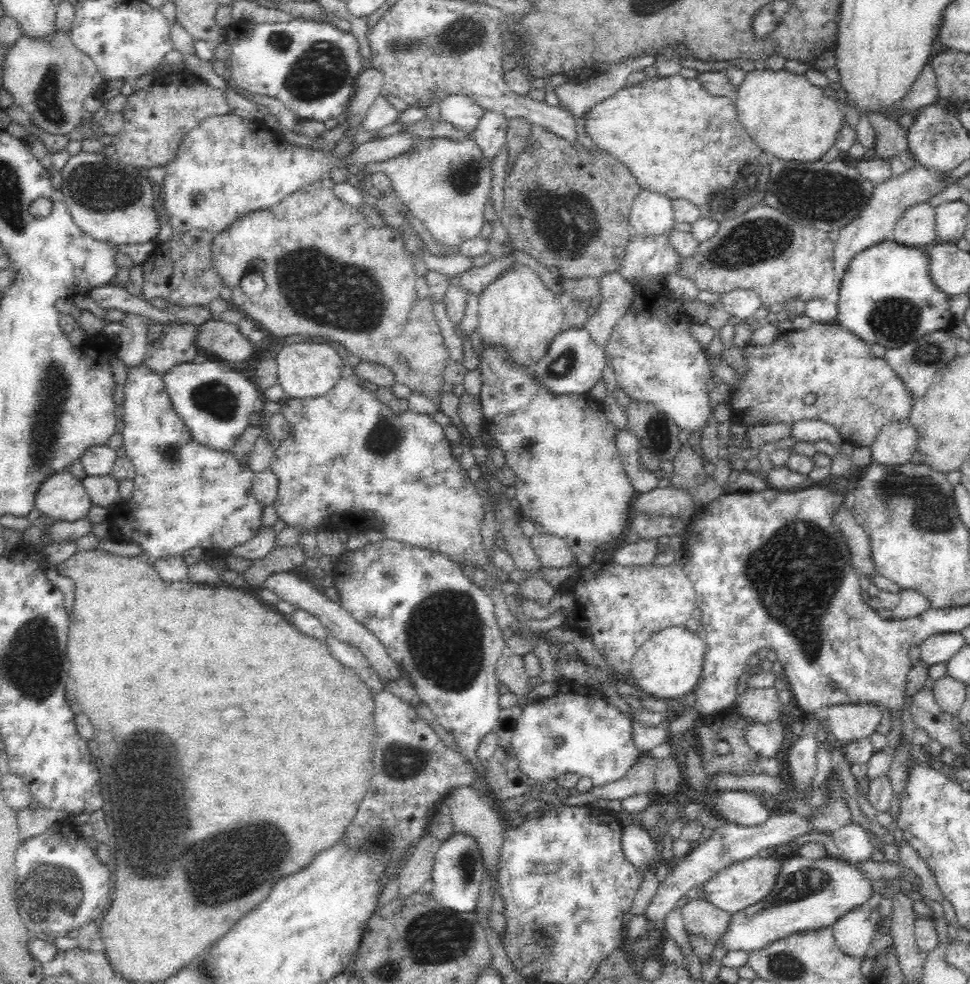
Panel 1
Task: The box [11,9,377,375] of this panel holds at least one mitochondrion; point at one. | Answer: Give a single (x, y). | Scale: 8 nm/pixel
(96, 186)

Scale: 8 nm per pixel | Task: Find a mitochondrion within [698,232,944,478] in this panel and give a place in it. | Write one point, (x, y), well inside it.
(894, 320)

